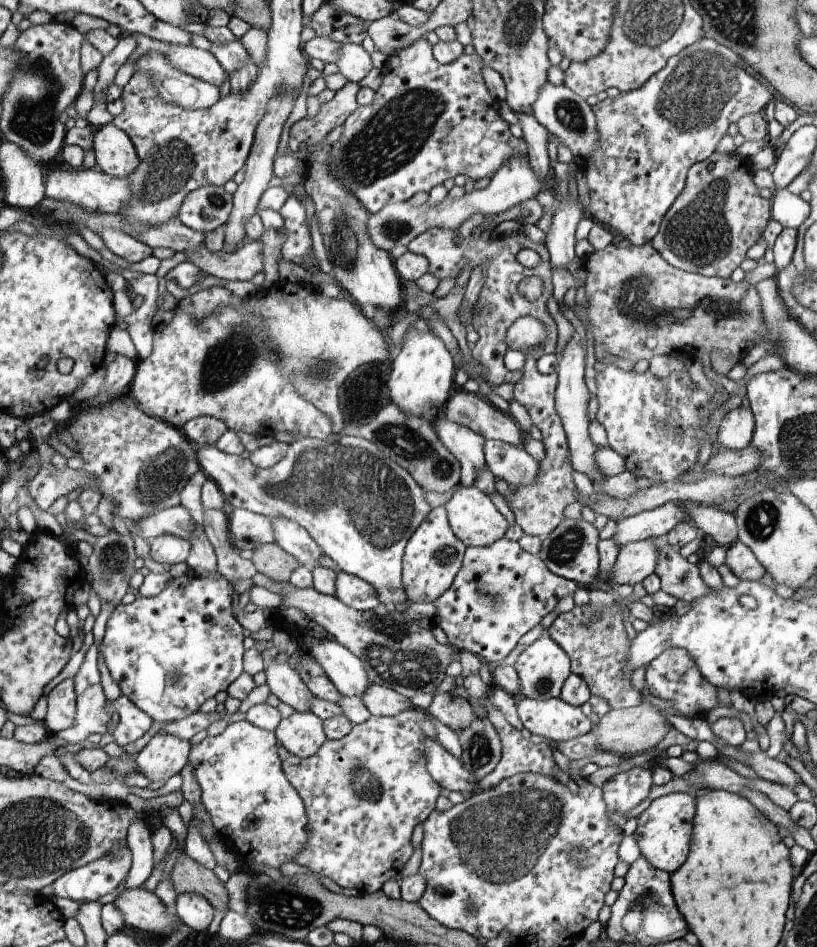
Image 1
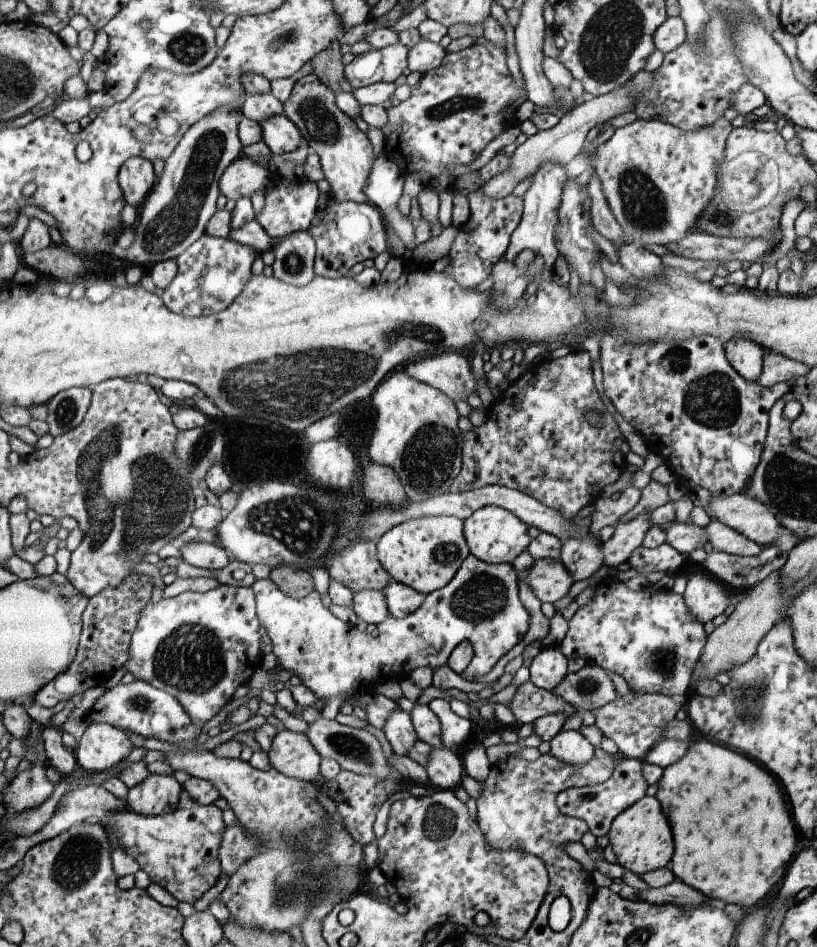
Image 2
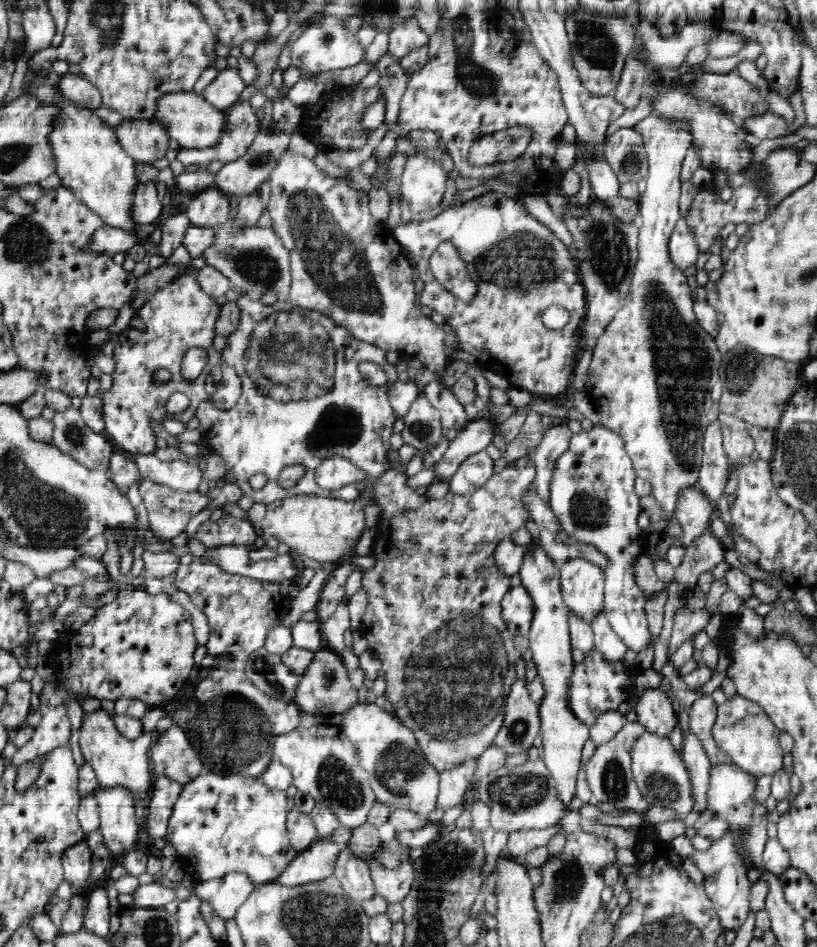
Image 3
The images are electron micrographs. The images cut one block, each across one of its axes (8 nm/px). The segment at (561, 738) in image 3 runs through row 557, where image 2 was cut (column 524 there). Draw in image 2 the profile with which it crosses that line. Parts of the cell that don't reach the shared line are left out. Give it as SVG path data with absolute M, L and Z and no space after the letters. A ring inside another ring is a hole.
M492 505L475 510L464 521L463 530L472 554L485 563L512 564L530 542L522 519L516 518L512 511Z

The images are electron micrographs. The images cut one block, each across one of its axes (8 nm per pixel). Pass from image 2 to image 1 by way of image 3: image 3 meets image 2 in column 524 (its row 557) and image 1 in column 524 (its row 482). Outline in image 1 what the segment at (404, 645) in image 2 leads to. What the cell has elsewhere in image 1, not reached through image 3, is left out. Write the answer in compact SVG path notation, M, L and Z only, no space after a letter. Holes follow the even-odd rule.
M504 536L490 546L466 548L462 566L450 588L434 602L437 610L435 620L446 632L448 644L456 651L471 652L487 660L490 665L501 664L514 650L518 640L534 626L541 624L544 616L554 611L558 600L572 595L574 588L574 581L554 574L543 559L524 550L518 541L511 541Z

